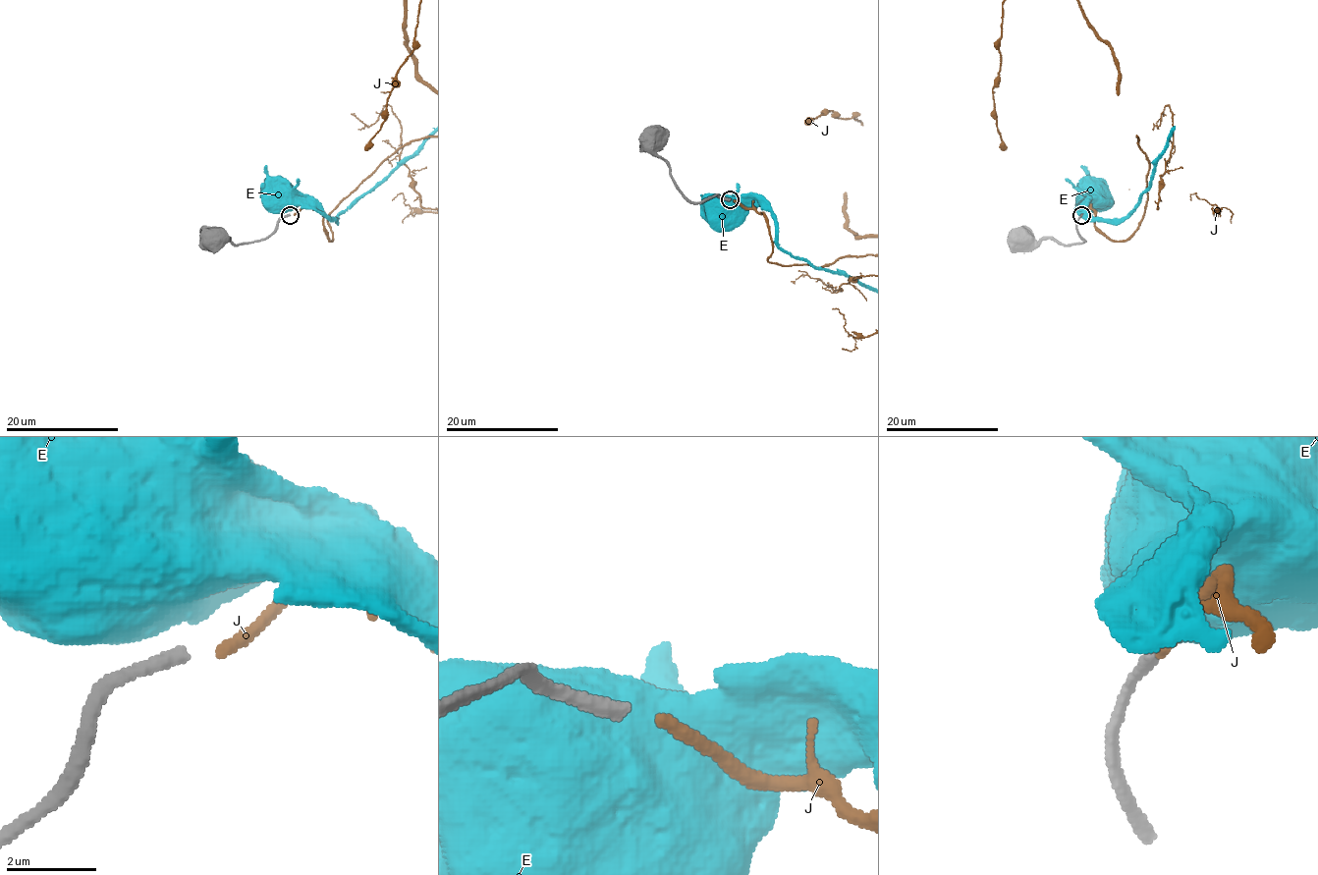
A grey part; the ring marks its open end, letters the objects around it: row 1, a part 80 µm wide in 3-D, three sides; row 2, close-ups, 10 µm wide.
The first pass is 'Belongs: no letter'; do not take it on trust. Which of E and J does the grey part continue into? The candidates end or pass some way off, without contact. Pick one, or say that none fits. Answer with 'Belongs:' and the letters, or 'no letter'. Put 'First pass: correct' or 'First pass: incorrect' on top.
First pass: correct
Belongs: no letter

